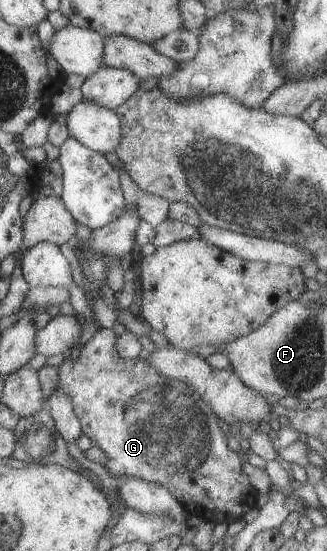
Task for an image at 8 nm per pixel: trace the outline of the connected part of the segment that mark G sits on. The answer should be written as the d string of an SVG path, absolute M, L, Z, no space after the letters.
M99 327L85 346L79 348L80 356L78 359L75 361L67 359L57 369L56 388L64 390L70 396L73 412L78 418L81 433L89 437L94 447L101 449L106 454L107 462L103 463L102 467L108 471L110 477L115 481L132 476L165 487L170 492L170 495L181 503L188 515L197 515L203 521L212 522L214 525L224 522L227 526L235 527L240 522L244 513L250 510L256 503L256 493L250 486L246 474L242 472L243 456L240 453L228 449L226 446L227 435L223 434L220 430L216 424L216 421L218 421L217 417L200 395L185 383L161 376L140 357L130 359L121 358L113 348L116 338L117 336L112 329Z

